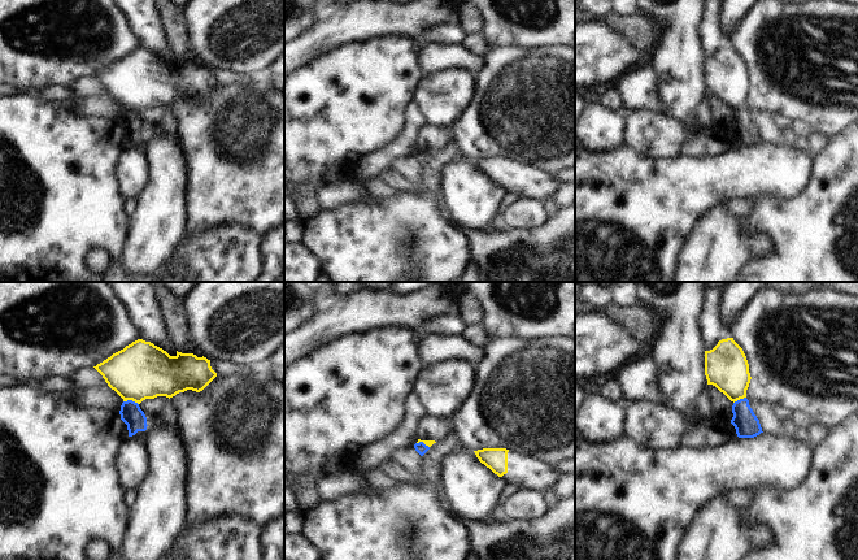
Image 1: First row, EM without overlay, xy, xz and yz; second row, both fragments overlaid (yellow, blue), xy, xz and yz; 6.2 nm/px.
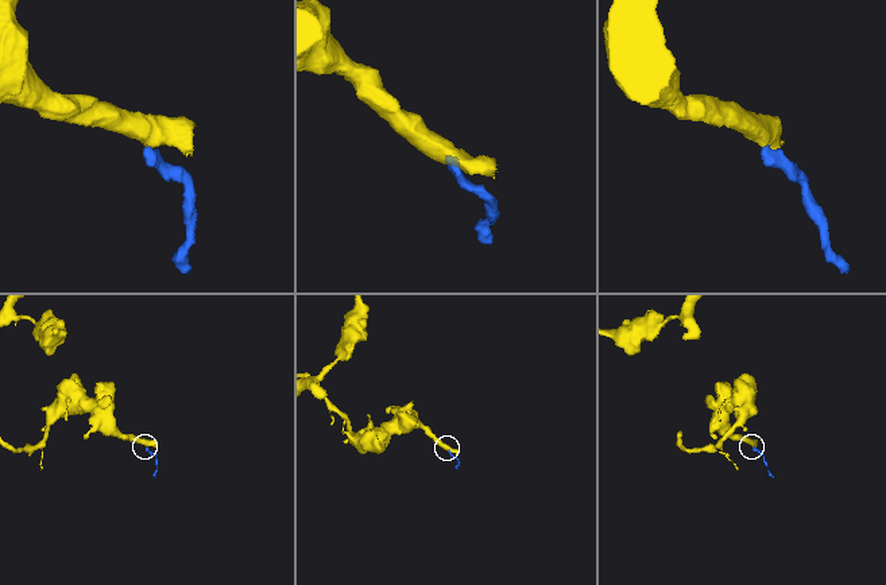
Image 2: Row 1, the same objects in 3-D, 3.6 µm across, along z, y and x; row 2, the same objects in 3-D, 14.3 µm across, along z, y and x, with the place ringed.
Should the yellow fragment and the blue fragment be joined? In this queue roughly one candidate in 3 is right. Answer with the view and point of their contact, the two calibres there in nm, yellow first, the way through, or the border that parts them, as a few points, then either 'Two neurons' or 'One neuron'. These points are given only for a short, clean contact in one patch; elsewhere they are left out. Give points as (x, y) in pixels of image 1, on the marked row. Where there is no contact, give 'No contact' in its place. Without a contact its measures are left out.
Touches yellow at xy (131, 399). Thickness 360 nm (yellow) against 140 nm. Boundary: xy (123, 400), (134, 400), (138, 404). Two neurons

